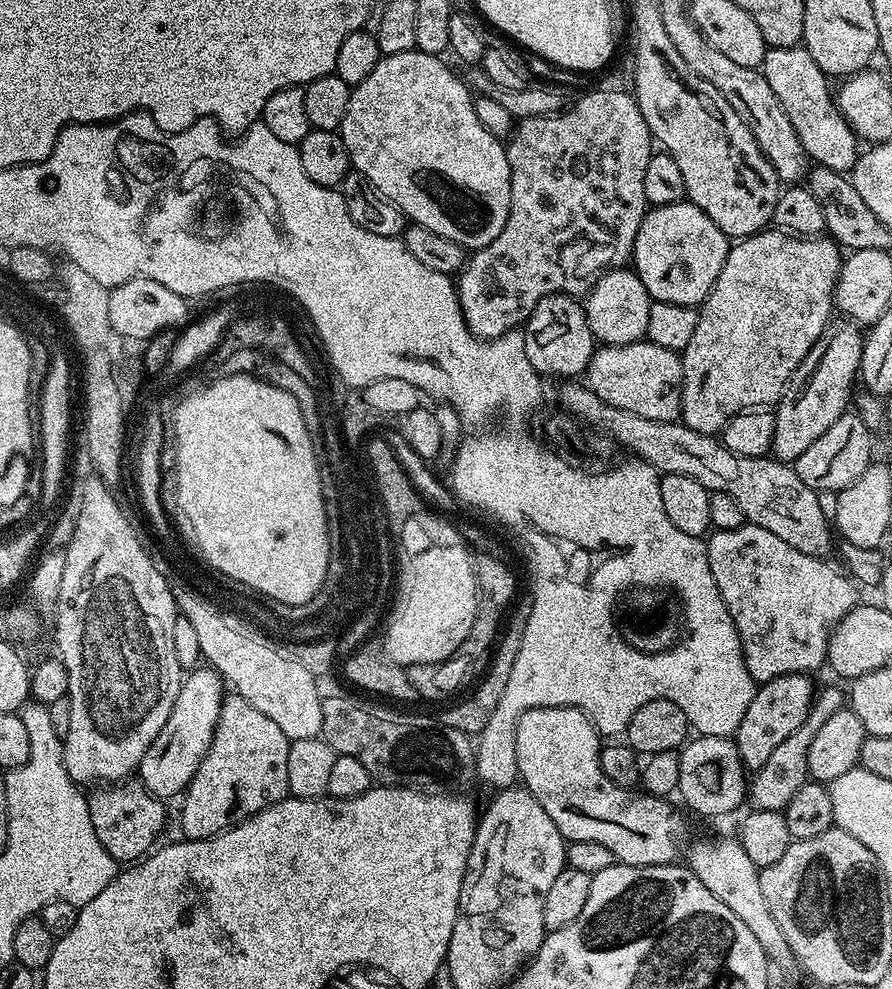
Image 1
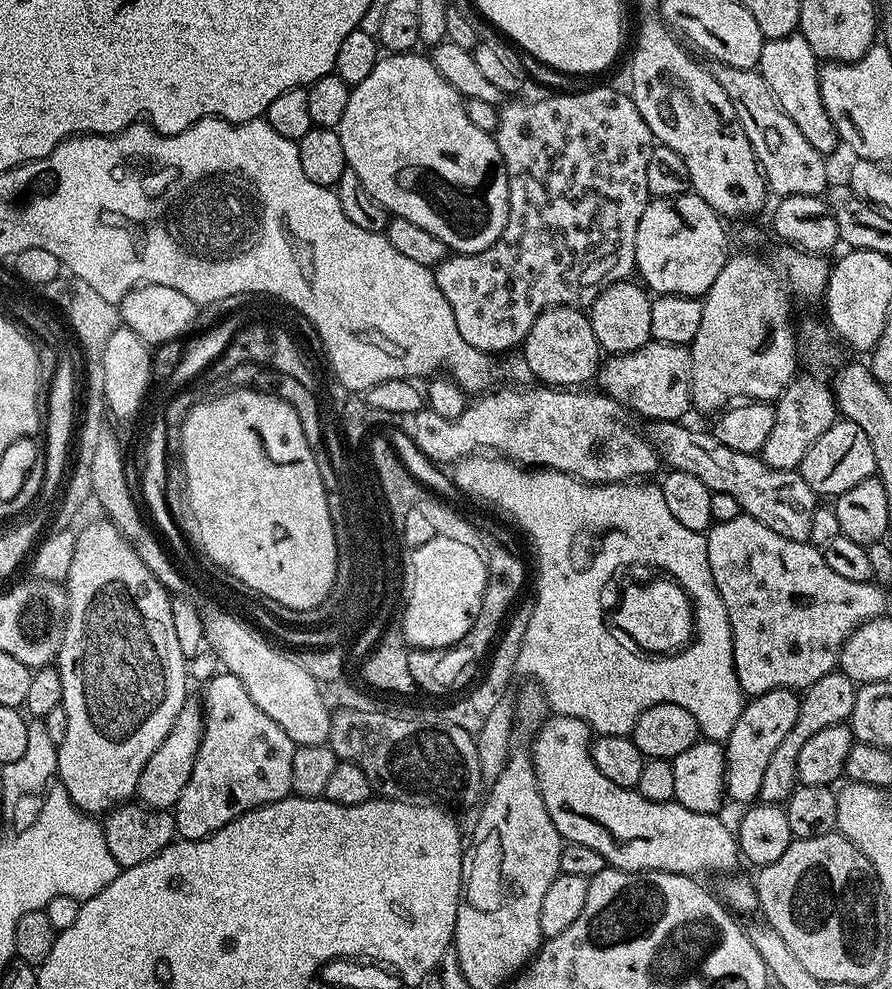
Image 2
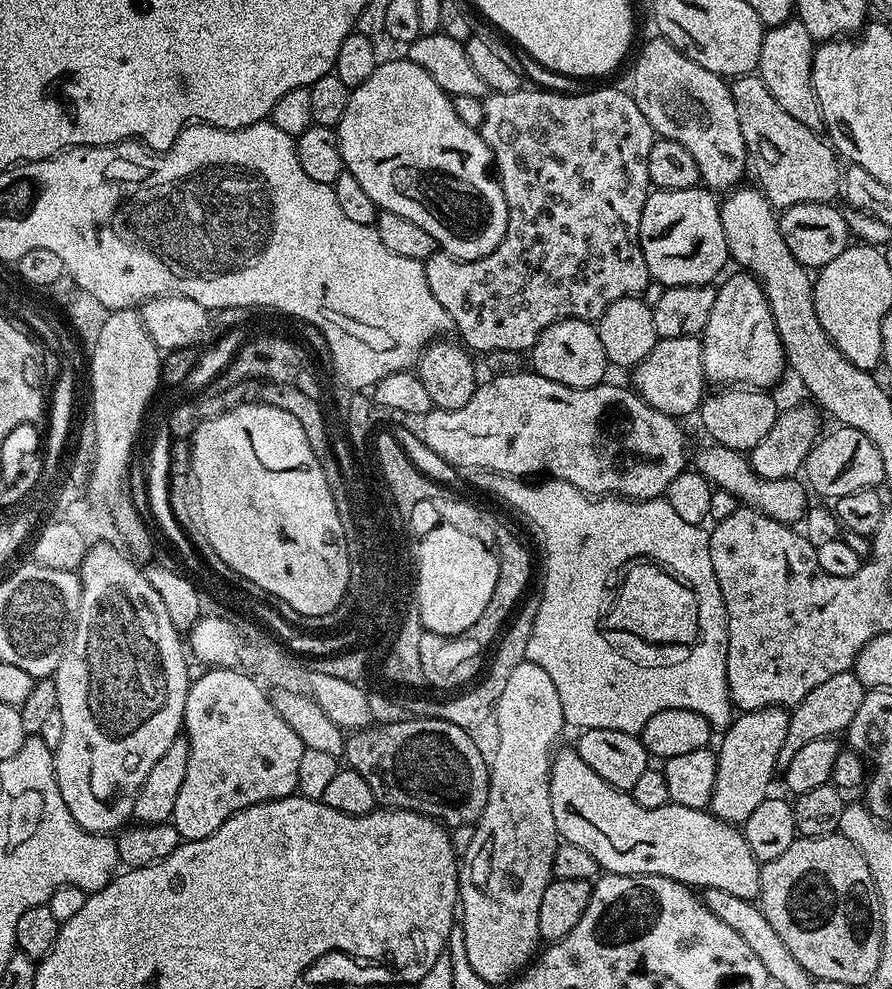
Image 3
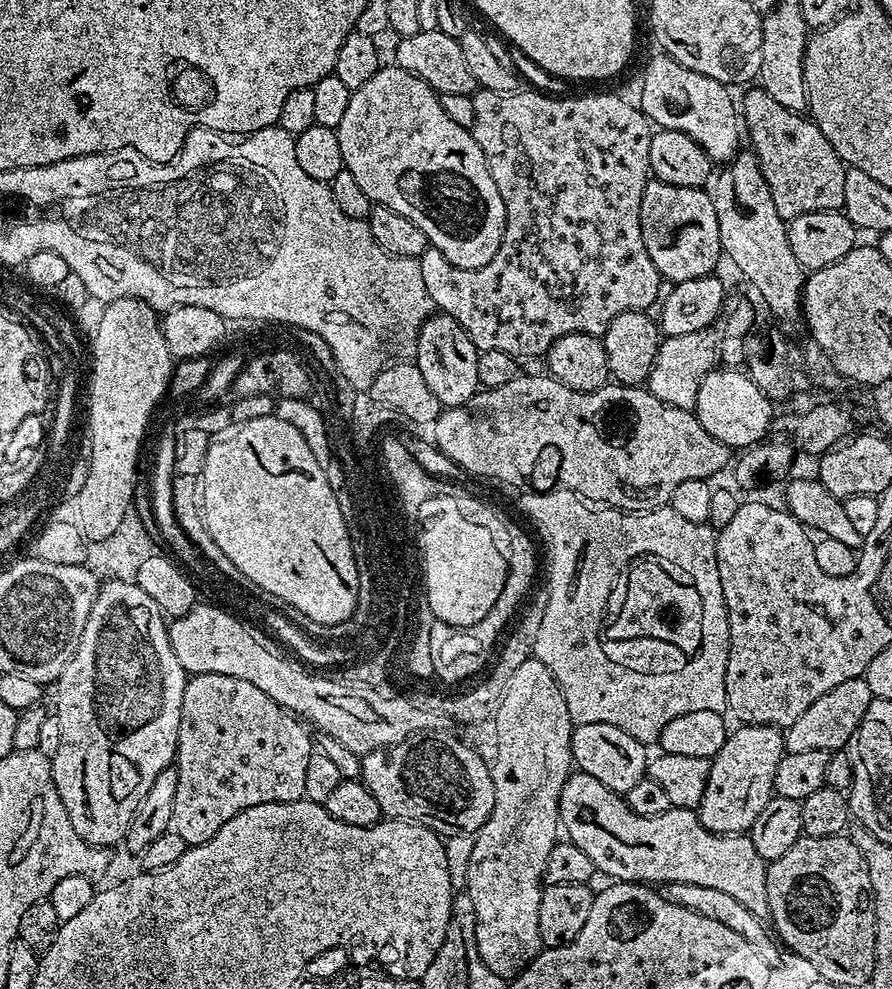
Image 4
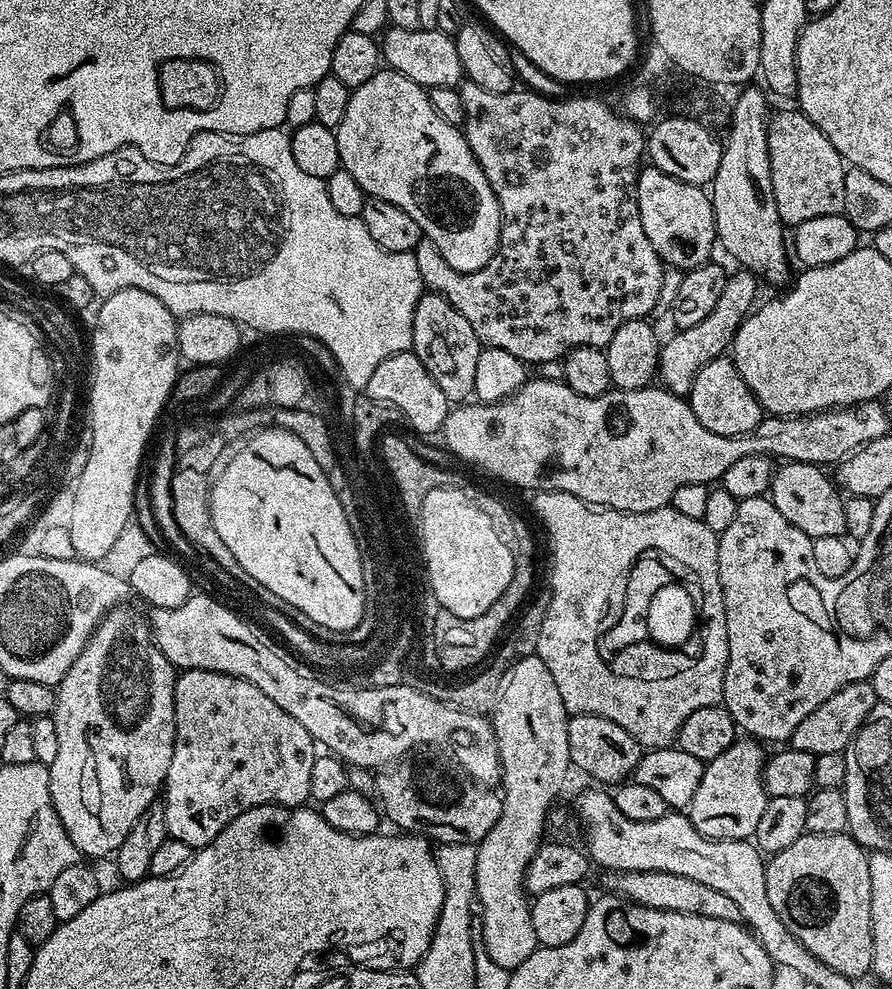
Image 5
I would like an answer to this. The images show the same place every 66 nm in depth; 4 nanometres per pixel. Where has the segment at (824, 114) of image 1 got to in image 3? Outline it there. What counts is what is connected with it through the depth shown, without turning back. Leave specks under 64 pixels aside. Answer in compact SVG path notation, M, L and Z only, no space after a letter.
M793 18L765 31L762 38L762 54L758 75L763 80L766 90L774 94L774 102L786 110L786 114L798 118L802 126L817 130L824 128L824 119L818 106L816 91L812 85L812 53L814 41L802 26L799 19Z

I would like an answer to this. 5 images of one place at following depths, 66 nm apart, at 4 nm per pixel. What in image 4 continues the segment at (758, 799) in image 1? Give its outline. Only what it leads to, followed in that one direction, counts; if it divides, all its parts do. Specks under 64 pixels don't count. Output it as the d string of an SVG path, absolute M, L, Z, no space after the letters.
M863 678L847 680L834 686L834 690L826 690L826 694L822 694L818 702L810 702L810 706L806 706L806 710L802 710L802 714L798 714L798 718L794 718L792 725L784 732L784 751L801 752L817 748L828 752L843 749L873 699L870 686Z

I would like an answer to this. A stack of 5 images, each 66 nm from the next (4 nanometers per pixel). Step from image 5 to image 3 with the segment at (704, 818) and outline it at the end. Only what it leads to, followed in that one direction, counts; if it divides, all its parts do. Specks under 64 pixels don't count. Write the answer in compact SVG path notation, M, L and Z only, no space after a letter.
M763 708L757 712L740 712L739 715L733 719L732 723L729 724L727 728L723 729L721 736L724 737L721 738L720 748L718 747L718 751L716 752L716 777L714 778L714 790L712 791L712 803L710 805L710 811L713 816L716 816L719 820L724 821L725 824L740 826L743 825L746 818L750 818L750 814L754 814L754 810L758 810L758 806L762 806L762 802L764 800L769 799L770 792L768 792L768 787L770 787L772 784L772 775L775 774L776 768L778 772L782 742L786 742L788 717L789 713L783 708Z

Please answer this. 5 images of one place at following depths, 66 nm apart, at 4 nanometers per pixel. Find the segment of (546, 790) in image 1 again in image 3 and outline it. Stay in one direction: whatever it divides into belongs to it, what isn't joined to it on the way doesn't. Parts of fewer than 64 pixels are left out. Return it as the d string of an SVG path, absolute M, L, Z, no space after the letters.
M575 747L562 748L552 757L550 774L550 806L554 810L554 822L561 841L582 846L582 850L594 854L601 869L608 874L665 876L700 890L726 890L730 894L738 894L738 898L750 901L759 897L761 861L750 850L739 827L725 824L713 816L711 811L703 808L687 808L671 802L657 808L638 806L631 794L619 792L617 788L602 782L602 778L598 778L598 774L594 774L594 770L582 762Z

